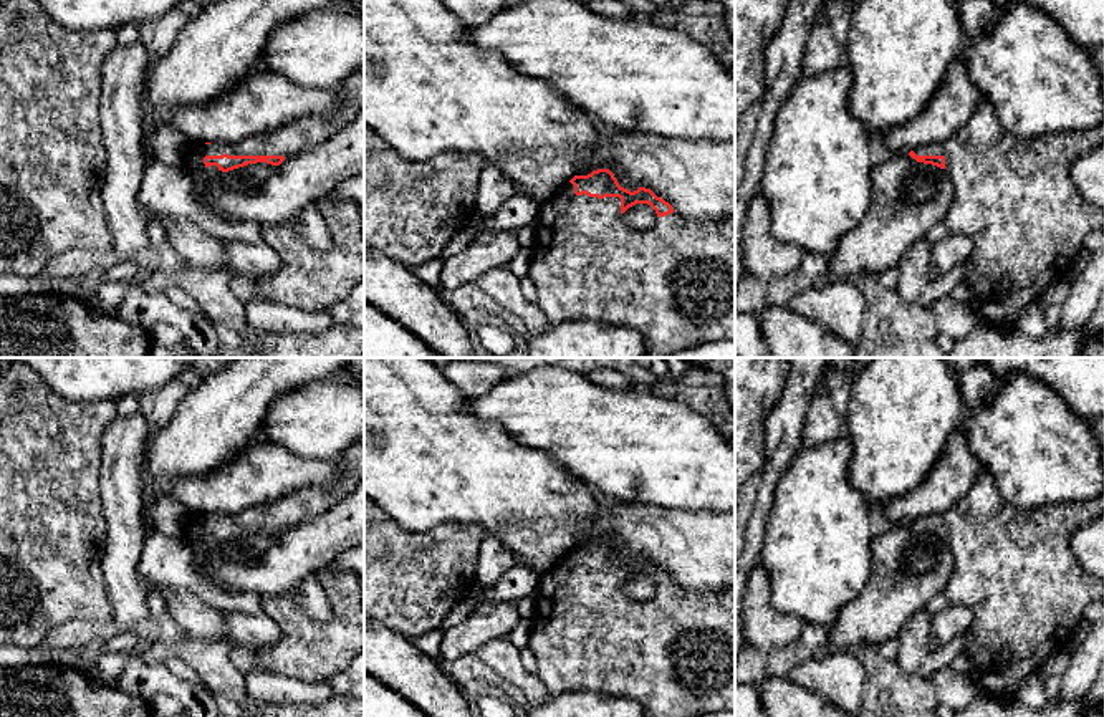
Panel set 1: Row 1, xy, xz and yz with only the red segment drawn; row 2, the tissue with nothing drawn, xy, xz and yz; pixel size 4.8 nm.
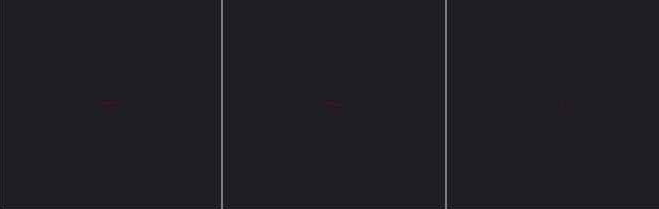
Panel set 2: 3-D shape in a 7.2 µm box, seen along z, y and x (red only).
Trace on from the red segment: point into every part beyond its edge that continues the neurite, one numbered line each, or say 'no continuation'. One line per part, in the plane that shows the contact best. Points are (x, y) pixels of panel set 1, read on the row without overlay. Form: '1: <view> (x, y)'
1: xy (300, 505)

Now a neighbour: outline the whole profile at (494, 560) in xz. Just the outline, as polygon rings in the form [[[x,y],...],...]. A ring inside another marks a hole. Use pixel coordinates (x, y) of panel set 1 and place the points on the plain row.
[[[485,537],[477,555],[477,585],[493,586],[516,563],[515,553],[500,540]]]

